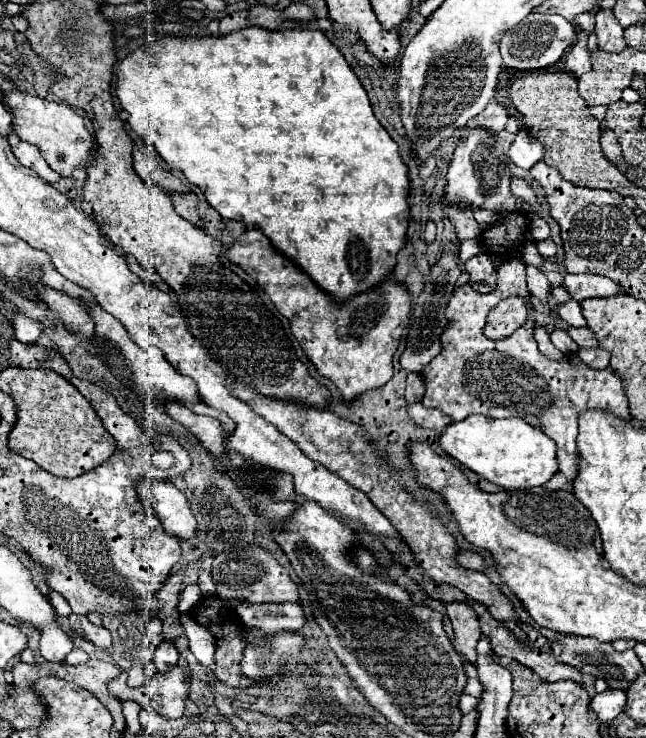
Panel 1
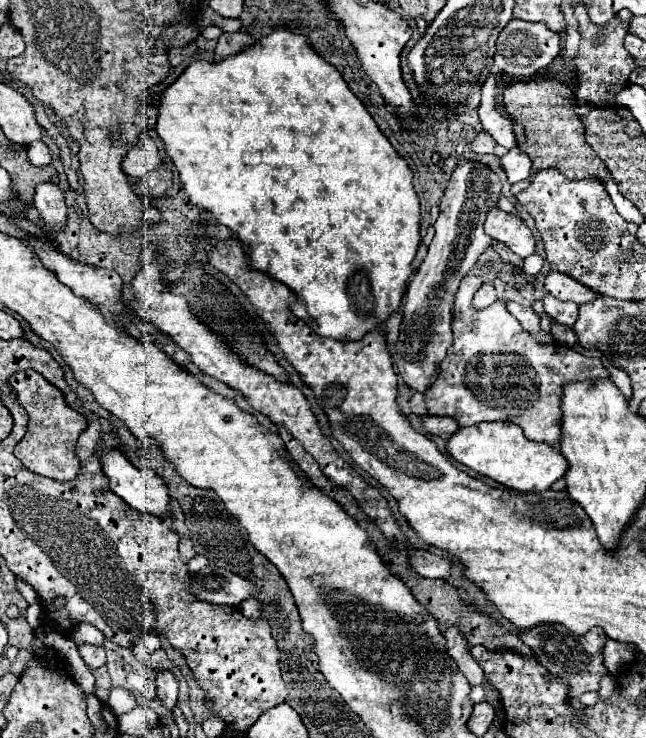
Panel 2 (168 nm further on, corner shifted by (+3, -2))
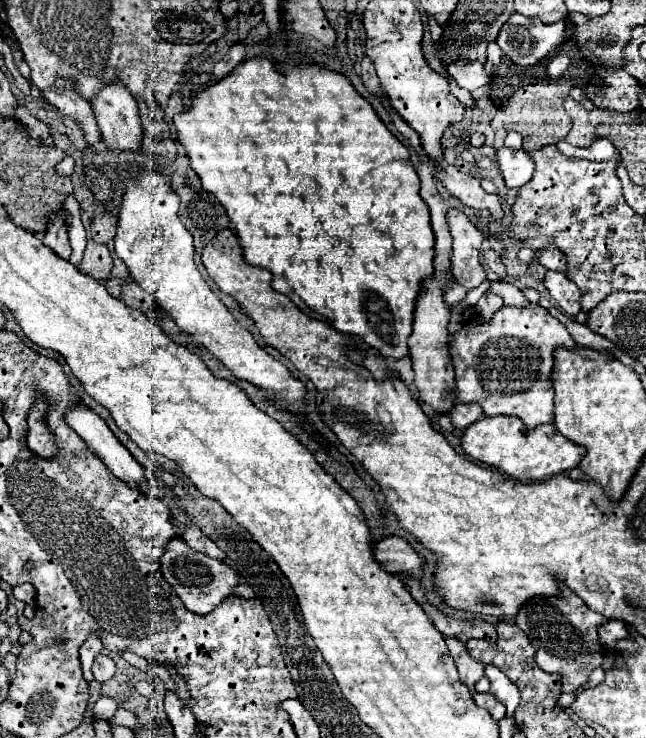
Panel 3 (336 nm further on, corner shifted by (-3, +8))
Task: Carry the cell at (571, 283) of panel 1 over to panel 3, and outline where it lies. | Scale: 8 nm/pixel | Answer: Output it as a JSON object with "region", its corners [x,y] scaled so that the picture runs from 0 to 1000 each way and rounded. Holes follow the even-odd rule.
{"region":[[[858,335],[836,337],[833,354],[836,354],[836,359],[842,359],[851,367],[864,367],[864,370],[876,373],[876,354],[873,354],[873,343],[867,337],[858,337]]]}

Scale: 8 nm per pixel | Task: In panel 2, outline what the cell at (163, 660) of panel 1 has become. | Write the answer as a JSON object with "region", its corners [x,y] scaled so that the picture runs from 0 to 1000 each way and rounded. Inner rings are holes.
{"region":[[[251,909],[245,912],[241,920],[245,928],[245,947],[251,950],[251,955],[266,963],[272,958],[272,944],[276,944],[276,923],[269,920],[269,915],[263,909]]]}

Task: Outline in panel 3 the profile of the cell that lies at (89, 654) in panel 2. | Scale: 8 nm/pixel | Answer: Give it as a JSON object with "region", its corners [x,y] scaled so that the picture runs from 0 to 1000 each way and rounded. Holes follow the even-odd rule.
{"region":[[[161,885],[149,888],[146,901],[142,901],[142,912],[146,912],[149,923],[155,923],[155,925],[167,923],[176,915],[176,896],[167,888],[161,888]]]}

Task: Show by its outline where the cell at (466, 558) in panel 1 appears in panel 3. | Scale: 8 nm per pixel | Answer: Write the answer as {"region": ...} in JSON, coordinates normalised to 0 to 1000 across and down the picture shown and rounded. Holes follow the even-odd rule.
{"region":[[[598,728],[579,738],[579,755],[604,776],[653,771],[656,757],[641,747],[641,741],[619,728]]]}

